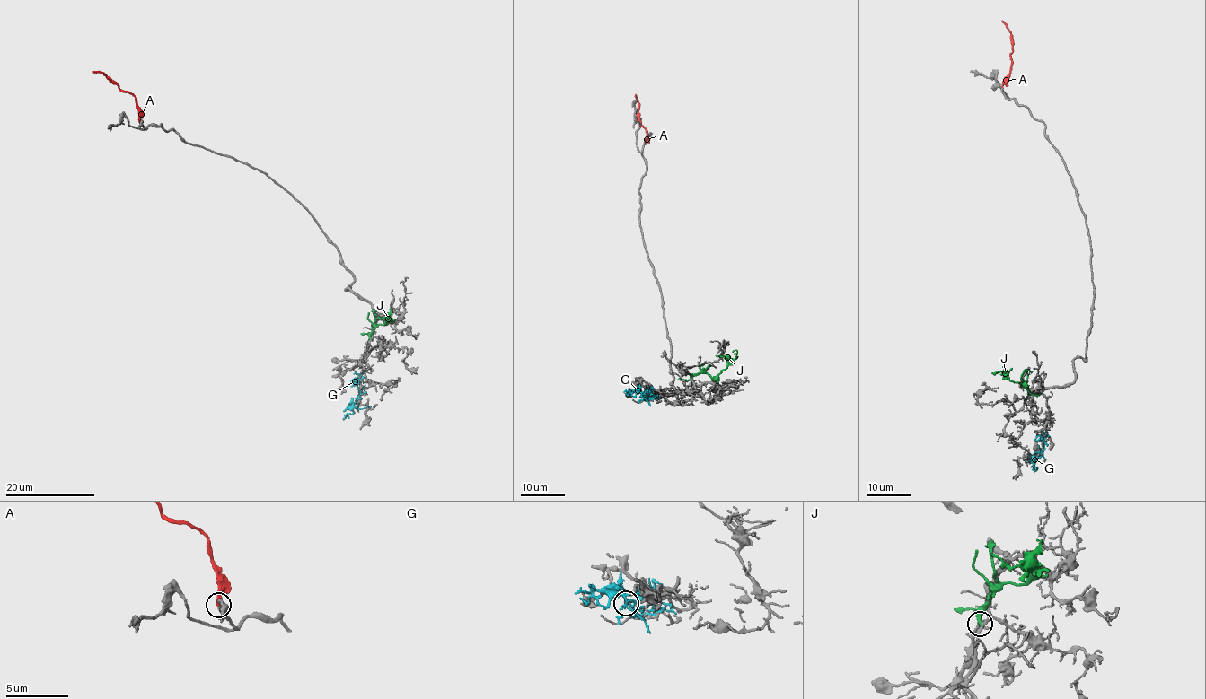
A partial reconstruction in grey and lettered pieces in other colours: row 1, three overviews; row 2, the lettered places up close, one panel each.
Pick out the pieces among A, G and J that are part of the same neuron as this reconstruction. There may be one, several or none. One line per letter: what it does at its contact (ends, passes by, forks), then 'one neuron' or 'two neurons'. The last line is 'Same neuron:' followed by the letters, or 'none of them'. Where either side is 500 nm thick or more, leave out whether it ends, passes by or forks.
A: it ends | one neuron
G: it forks | two neurons
J: it ends | two neurons
Same neuron: A

